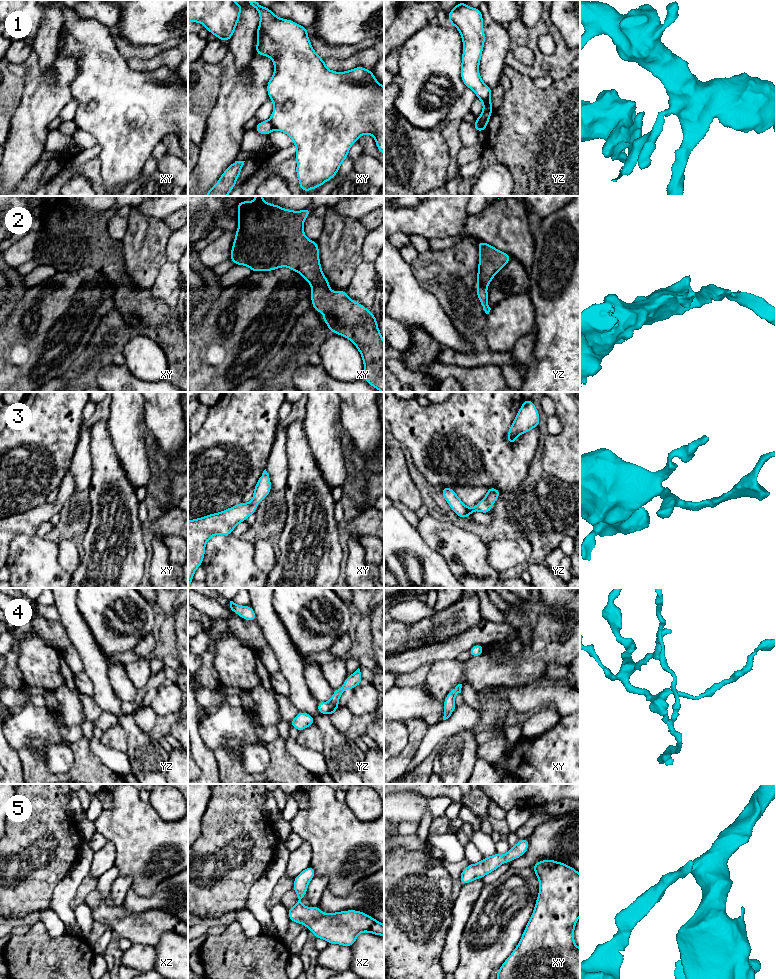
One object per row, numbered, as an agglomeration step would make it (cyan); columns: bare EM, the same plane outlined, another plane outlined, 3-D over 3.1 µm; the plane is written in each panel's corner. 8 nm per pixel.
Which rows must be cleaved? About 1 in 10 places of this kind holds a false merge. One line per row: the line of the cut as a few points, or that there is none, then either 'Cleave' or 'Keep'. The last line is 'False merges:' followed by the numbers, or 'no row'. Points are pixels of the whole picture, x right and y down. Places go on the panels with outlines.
1: Split along yz (476, 120), (485, 129). Cleave
2: No split. Keep
3: No split. Keep
4: No split. Keep
5: No split. Keep
False merges: 1

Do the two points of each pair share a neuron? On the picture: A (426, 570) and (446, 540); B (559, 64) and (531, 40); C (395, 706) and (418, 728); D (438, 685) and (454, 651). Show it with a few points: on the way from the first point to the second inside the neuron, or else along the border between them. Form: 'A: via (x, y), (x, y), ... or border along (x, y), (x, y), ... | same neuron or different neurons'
A: border along (421, 536), (430, 547), (442, 556), (451, 572) | different neurons
B: via (559, 51), (557, 37), (550, 30), (543, 30) | same neuron
C: border along (405, 722), (420, 720), (429, 726) | different neurons
D: border along (456, 658), (440, 659), (433, 663) | different neurons

